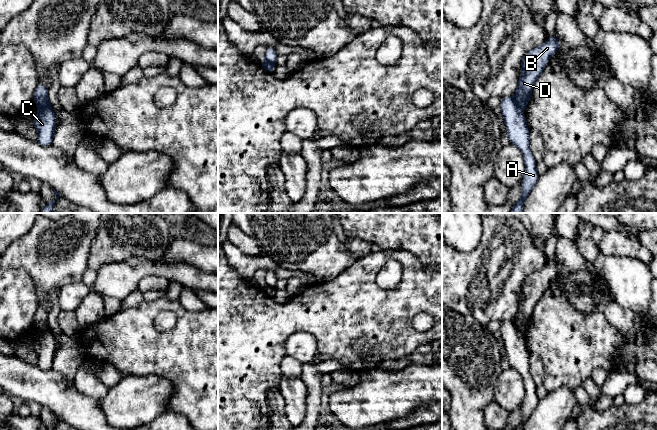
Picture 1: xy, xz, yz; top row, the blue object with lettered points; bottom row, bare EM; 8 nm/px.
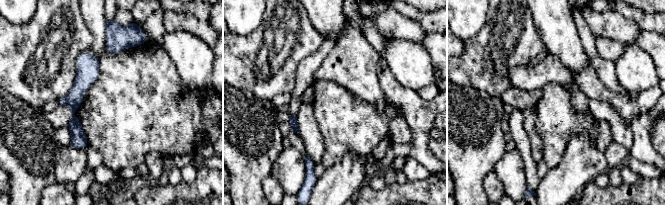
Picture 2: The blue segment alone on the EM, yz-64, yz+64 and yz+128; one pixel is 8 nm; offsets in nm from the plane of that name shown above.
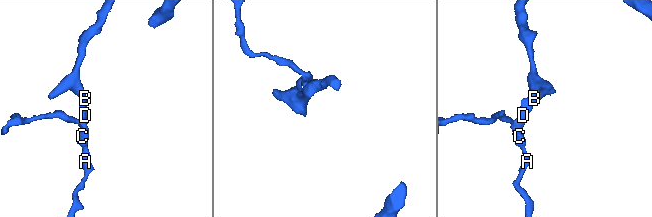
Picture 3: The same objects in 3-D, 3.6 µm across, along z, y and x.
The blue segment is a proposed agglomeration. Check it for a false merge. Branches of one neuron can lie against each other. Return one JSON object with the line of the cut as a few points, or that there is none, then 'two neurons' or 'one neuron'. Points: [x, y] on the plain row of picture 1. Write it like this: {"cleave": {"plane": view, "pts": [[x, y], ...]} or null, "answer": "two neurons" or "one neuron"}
{"cleave": {"plane": "yz", "pts": [[514, 325], [521, 335]]}, "answer": "two neurons"}

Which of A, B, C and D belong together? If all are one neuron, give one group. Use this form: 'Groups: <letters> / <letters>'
Groups: A C / B D

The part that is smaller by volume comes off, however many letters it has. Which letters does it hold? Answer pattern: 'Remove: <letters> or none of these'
Remove: B, D

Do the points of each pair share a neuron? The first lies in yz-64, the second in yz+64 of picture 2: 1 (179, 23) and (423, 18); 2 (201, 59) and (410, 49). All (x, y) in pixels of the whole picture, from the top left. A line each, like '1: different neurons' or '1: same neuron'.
1: different neurons
2: same neuron

